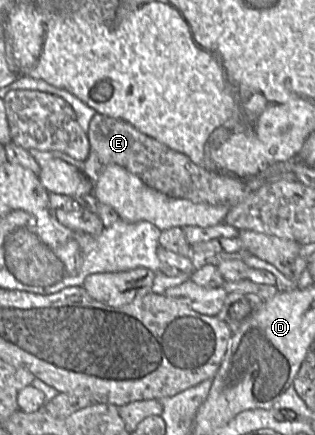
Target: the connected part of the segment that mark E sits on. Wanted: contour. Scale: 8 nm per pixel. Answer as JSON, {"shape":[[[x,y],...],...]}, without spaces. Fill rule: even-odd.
{"shape":[[[96,113],[86,134],[90,152],[84,160],[82,172],[94,186],[106,165],[118,164],[140,177],[149,187],[167,196],[188,199],[194,203],[227,204],[233,207],[252,192],[244,182],[195,164],[187,155],[142,133],[123,119]]]}

